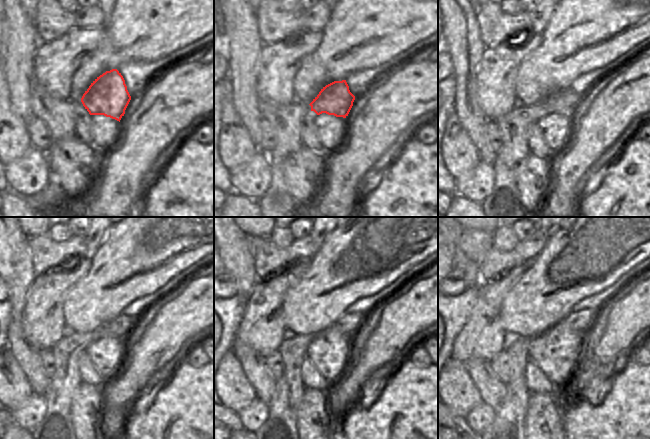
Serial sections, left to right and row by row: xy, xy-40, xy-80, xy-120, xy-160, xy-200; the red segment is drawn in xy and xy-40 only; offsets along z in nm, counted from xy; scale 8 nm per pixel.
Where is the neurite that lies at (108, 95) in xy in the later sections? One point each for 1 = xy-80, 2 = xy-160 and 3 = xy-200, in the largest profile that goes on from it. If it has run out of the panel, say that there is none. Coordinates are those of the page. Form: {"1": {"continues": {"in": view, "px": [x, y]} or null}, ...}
{"1": {"continues": {"in": "xy-80", "px": [565, 102]}}, "2": {"continues": {"in": "xy-160", "px": [350, 323]}}, "3": {"continues": {"in": "xy-200", "px": [580, 321]}}}

